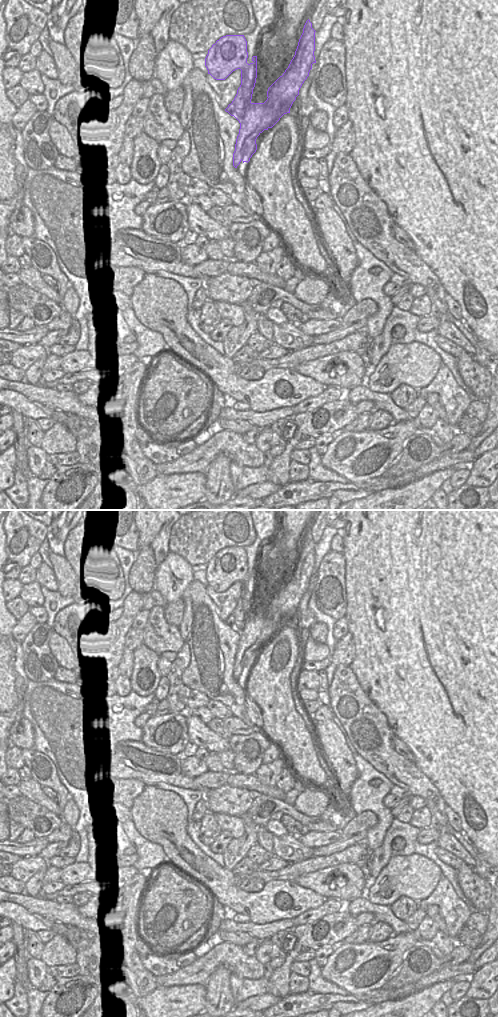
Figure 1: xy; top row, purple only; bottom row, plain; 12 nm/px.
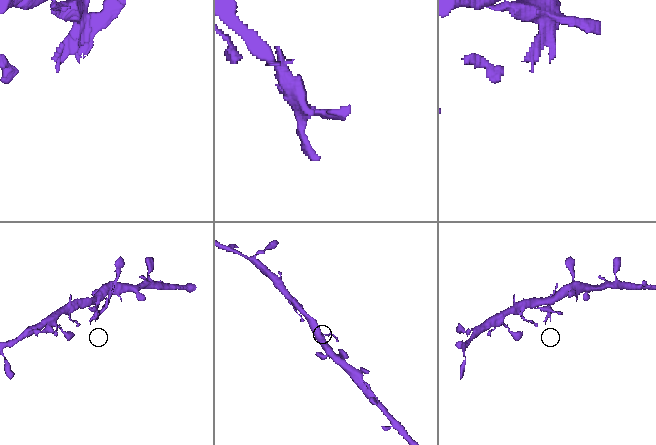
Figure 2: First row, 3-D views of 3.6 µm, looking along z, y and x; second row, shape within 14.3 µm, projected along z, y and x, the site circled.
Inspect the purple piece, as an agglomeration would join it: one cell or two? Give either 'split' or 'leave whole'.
split

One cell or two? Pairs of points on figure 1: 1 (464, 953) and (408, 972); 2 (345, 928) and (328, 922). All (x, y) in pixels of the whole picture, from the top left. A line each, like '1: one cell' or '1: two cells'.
1: one cell
2: one cell

